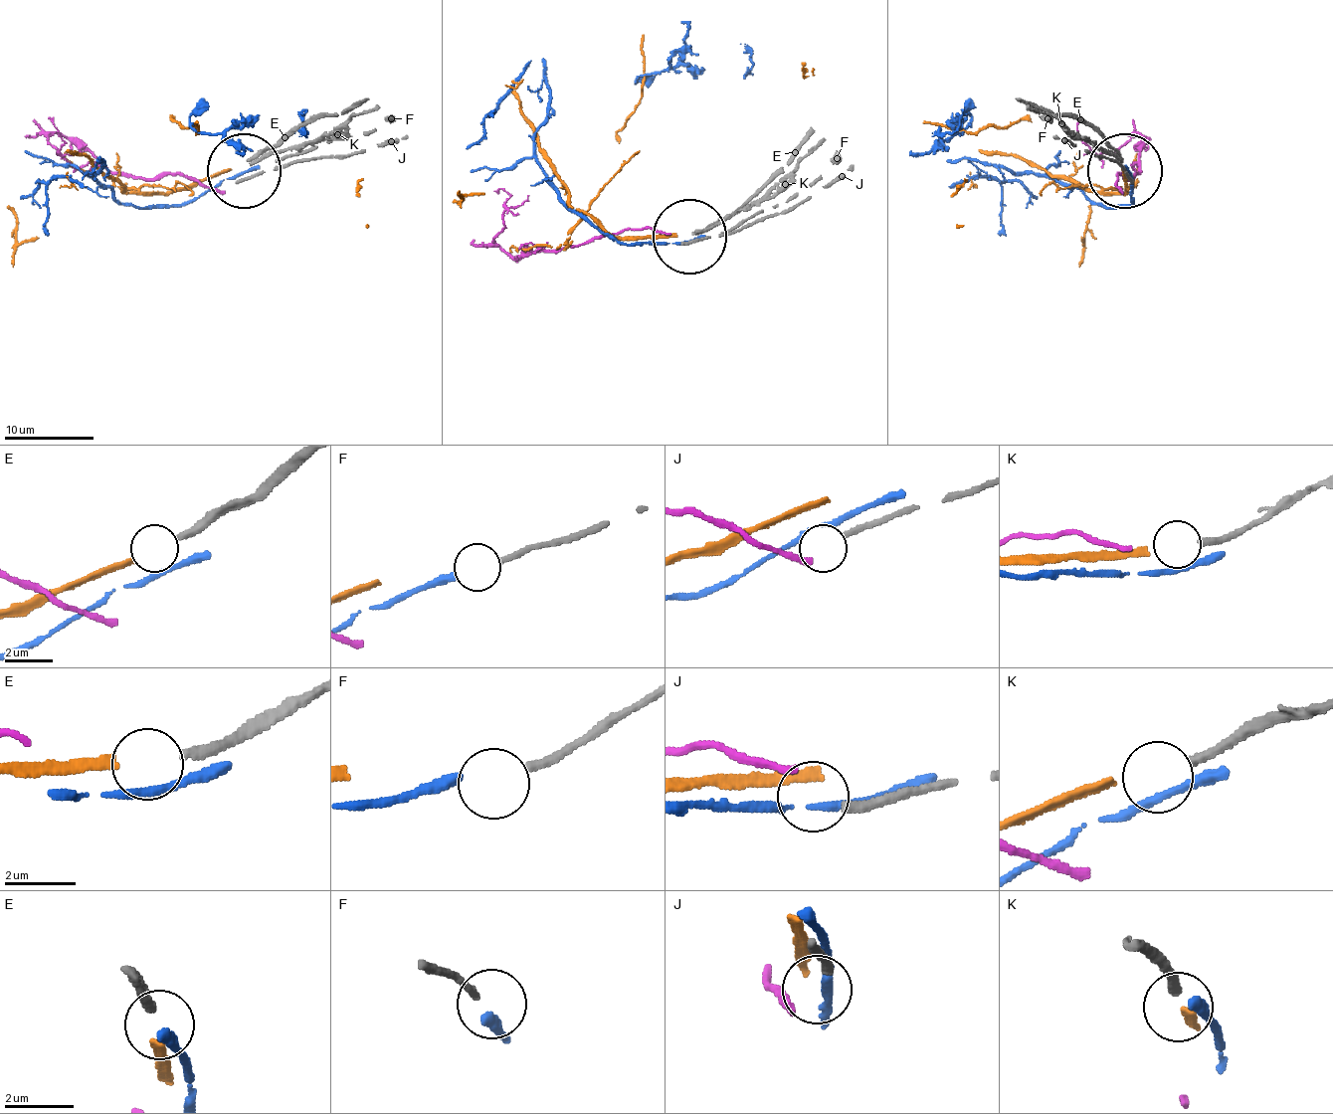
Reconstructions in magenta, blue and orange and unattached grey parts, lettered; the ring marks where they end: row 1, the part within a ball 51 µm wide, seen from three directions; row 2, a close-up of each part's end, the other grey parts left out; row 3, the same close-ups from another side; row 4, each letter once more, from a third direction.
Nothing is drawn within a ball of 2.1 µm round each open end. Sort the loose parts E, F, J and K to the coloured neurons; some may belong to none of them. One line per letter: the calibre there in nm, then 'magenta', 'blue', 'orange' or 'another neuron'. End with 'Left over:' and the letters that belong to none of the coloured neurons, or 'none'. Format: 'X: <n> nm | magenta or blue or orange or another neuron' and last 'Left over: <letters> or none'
E: 280 nm | another neuron
F: 240 nm | another neuron
J: 240 nm | another neuron
K: 260 nm | another neuron
Left over: E, F, J, K

